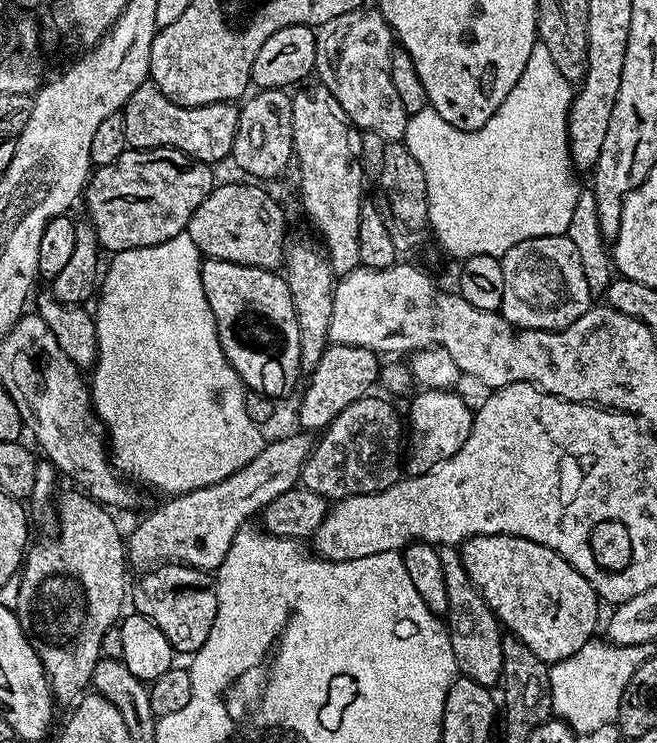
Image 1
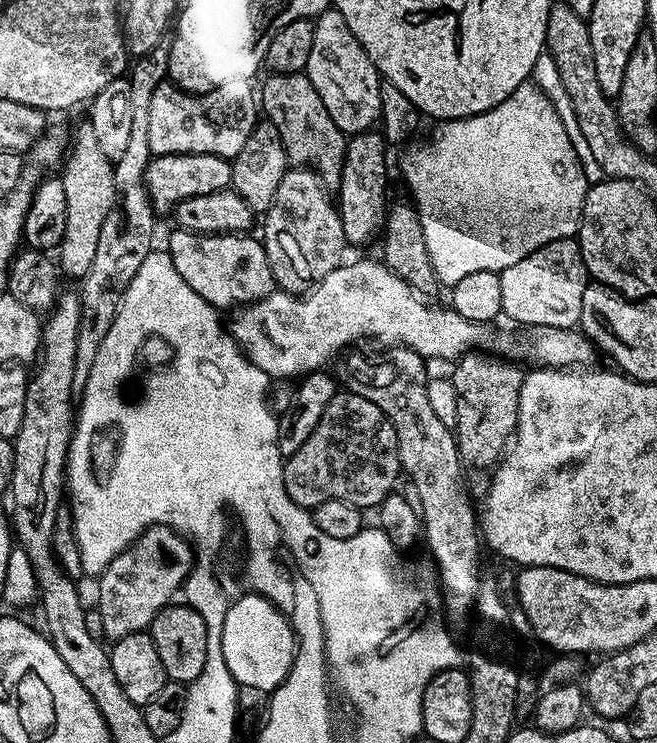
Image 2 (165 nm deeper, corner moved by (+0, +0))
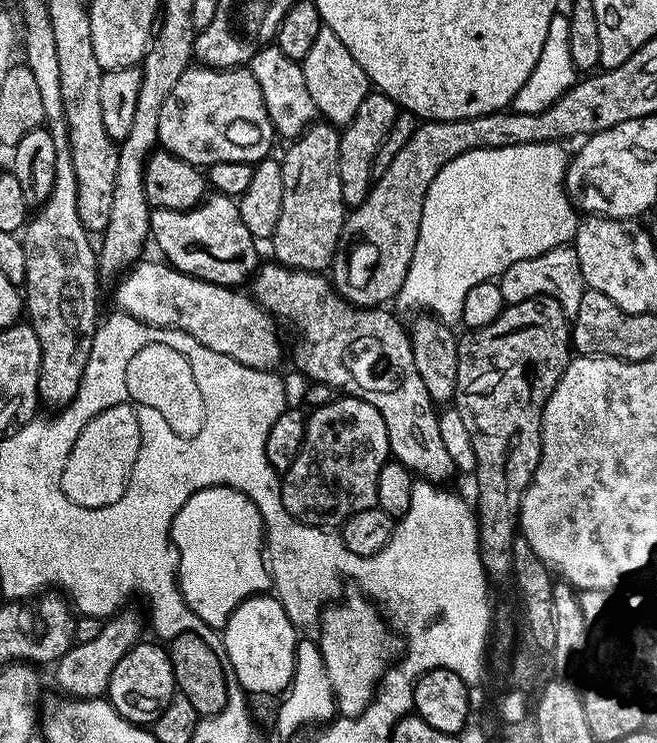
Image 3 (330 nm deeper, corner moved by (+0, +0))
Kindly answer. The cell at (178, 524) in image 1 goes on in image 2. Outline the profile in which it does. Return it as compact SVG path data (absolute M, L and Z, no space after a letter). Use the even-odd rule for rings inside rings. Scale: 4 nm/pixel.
M154 524L100 573L100 624L109 641L151 629L155 616L173 603L175 596L172 595L183 589L194 567L194 548L187 542L177 529Z

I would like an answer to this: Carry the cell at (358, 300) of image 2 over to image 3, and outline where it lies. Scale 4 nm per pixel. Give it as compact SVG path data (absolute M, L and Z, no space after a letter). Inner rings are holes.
M148 259L133 264L115 281L115 307L119 311L159 328L182 330L190 334L190 338L202 342L202 346L226 354L226 358L234 358L234 362L242 362L242 366L261 370L277 367L280 336L276 333L277 321L268 309L257 304L251 295L244 293L243 296L235 287L211 284L179 272L167 262Z

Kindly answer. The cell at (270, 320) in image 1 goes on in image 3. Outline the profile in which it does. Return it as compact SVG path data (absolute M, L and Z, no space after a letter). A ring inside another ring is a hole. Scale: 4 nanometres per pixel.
M212 194L201 200L197 208L191 208L190 210L154 208L152 209L150 226L152 227L151 239L154 244L156 240L157 246L160 247L161 254L159 253L159 255L179 272L197 276L200 280L205 280L211 284L240 286L240 283L244 279L245 283L258 267L258 259L256 260L258 241L252 237L250 230L246 230L246 226L242 222L239 203L233 197Z

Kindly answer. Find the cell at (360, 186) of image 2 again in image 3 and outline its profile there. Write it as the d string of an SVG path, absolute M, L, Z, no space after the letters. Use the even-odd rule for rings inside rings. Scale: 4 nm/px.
M379 90L369 91L368 97L358 106L358 114L340 132L338 174L342 178L342 198L349 209L357 208L368 196L374 180L372 163L384 141L384 135L394 126L398 105Z

